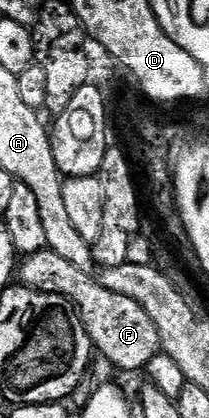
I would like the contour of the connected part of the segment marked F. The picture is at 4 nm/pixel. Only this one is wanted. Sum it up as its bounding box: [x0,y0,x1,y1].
[19,247,162,373]

